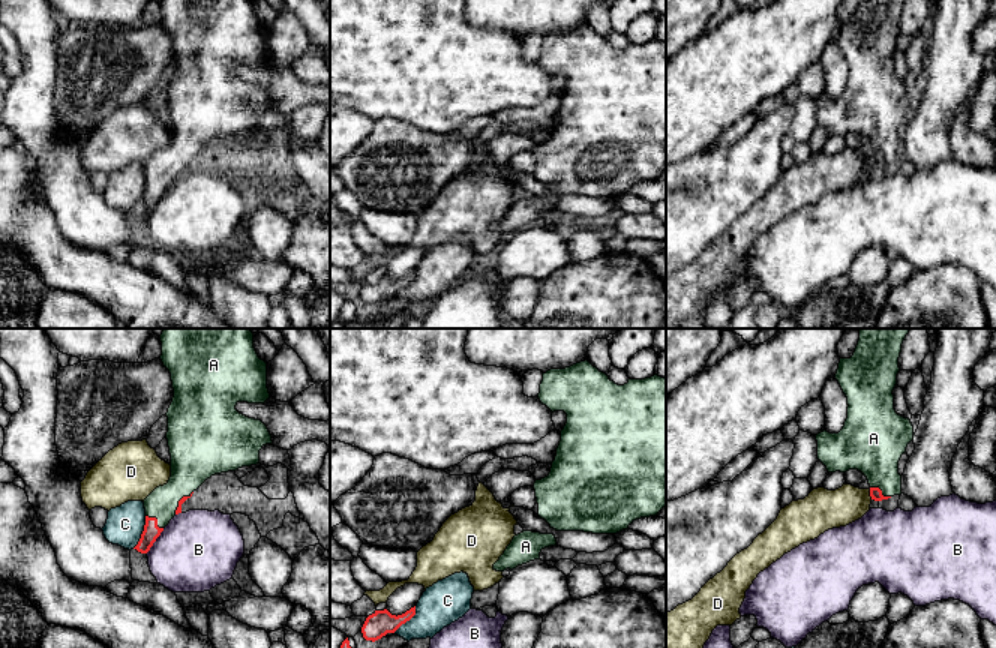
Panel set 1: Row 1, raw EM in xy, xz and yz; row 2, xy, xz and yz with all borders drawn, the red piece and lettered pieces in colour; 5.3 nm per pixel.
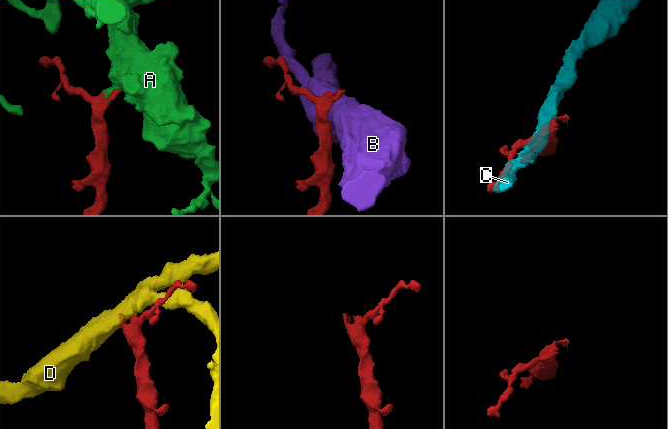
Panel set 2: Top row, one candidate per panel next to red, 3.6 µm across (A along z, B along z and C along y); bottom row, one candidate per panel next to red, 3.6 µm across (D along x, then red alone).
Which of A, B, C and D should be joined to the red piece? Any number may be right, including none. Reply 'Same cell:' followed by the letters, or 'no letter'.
Same cell: A

